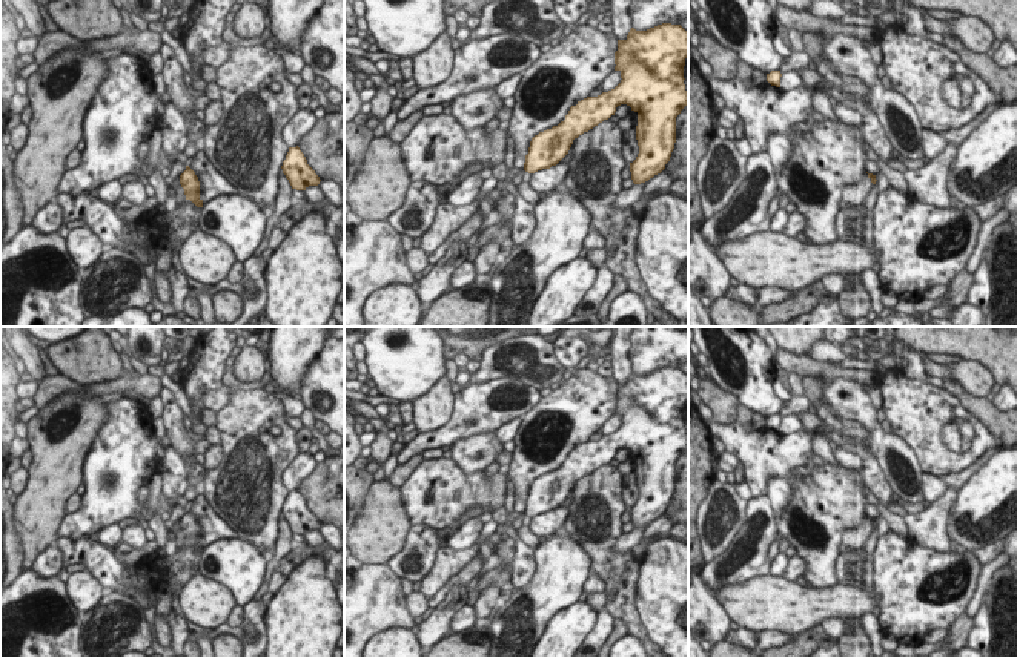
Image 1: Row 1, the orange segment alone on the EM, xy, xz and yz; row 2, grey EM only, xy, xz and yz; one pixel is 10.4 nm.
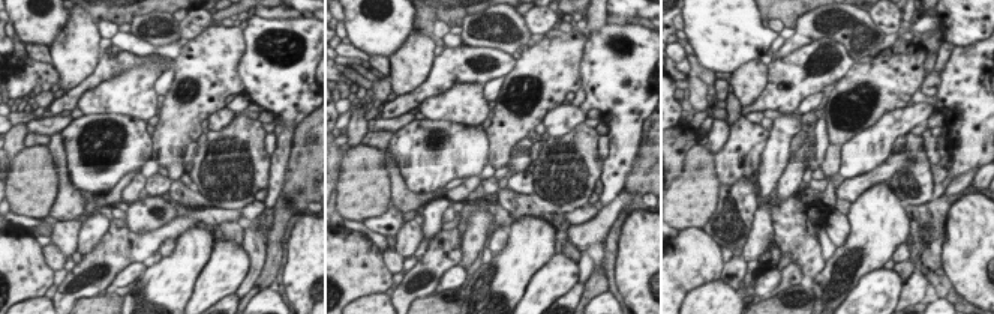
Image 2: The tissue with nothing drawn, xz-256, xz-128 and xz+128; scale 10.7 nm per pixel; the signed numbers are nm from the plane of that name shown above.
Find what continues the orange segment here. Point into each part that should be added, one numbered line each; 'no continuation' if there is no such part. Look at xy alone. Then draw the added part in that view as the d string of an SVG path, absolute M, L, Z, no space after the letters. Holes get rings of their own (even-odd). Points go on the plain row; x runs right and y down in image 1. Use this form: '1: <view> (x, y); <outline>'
no continuation

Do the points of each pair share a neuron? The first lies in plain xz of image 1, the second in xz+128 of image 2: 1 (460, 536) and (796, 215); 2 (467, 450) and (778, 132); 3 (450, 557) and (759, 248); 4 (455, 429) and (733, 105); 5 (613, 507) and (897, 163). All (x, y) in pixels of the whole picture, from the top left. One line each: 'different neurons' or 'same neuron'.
1: different neurons
2: same neuron
3: same neuron
4: different neurons
5: different neurons

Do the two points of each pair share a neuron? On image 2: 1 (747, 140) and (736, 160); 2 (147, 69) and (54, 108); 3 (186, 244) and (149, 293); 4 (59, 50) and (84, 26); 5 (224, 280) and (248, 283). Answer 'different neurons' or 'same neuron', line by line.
1: same neuron
2: different neurons
3: same neuron
4: same neuron
5: different neurons

